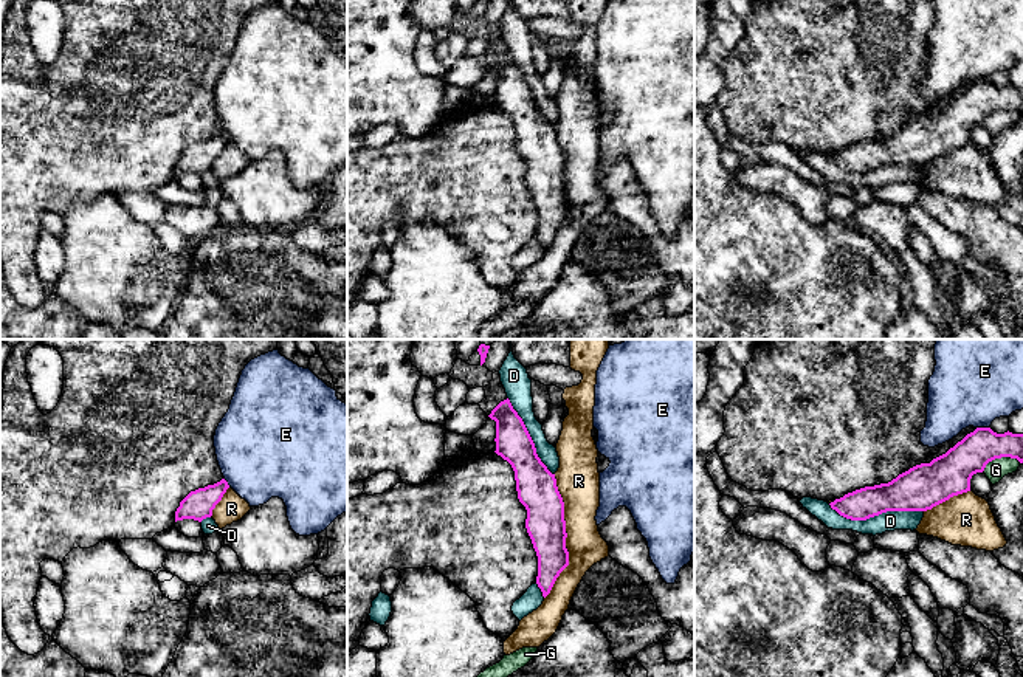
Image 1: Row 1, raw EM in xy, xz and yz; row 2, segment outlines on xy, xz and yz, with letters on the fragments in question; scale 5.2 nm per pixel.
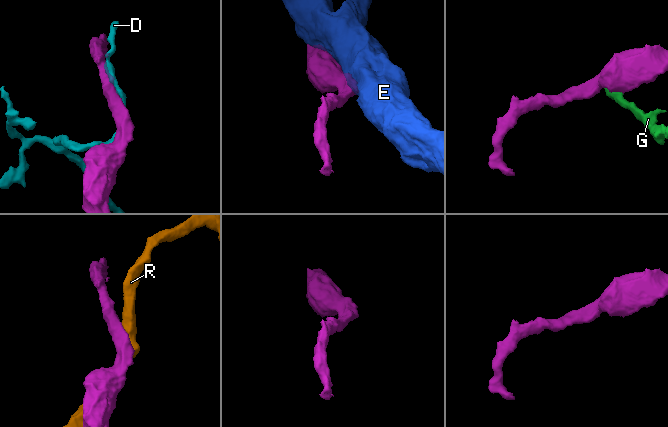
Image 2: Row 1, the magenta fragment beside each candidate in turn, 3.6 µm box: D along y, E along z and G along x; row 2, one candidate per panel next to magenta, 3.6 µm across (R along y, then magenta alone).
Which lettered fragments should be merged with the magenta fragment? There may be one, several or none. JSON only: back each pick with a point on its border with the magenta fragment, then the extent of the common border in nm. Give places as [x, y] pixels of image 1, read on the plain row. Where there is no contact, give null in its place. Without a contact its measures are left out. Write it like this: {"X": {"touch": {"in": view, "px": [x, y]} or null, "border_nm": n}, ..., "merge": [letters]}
{"merge": []}

